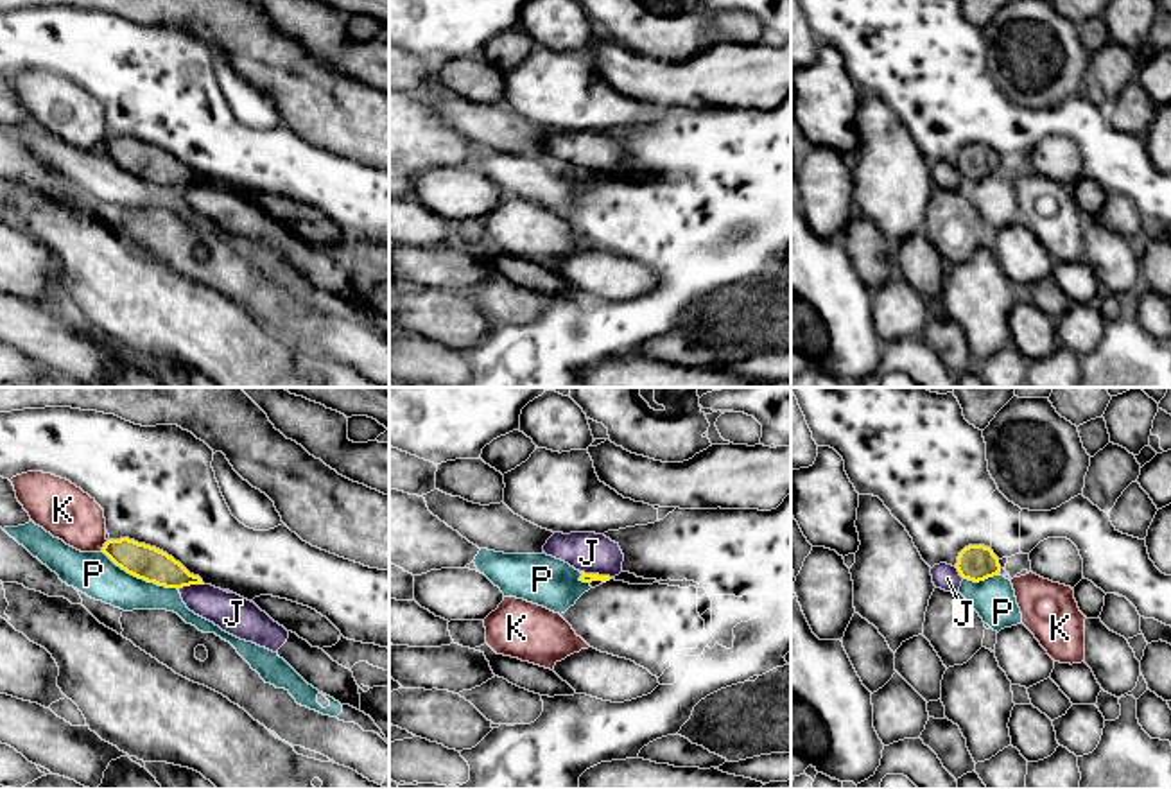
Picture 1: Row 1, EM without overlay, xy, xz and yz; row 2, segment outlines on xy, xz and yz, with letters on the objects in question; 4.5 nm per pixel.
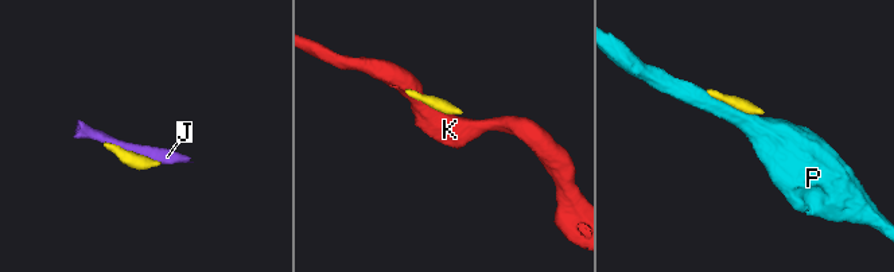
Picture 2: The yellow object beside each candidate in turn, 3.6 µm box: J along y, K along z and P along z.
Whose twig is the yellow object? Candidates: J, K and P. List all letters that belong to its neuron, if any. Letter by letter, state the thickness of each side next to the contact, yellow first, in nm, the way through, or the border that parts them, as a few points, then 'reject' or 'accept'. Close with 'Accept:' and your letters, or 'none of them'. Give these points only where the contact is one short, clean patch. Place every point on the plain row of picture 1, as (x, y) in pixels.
J: 50/180 nm | accept
K: 160/240 nm | along xy (108, 138), (101, 149) | reject
P: 160/190 nm | reject
Accept: J

